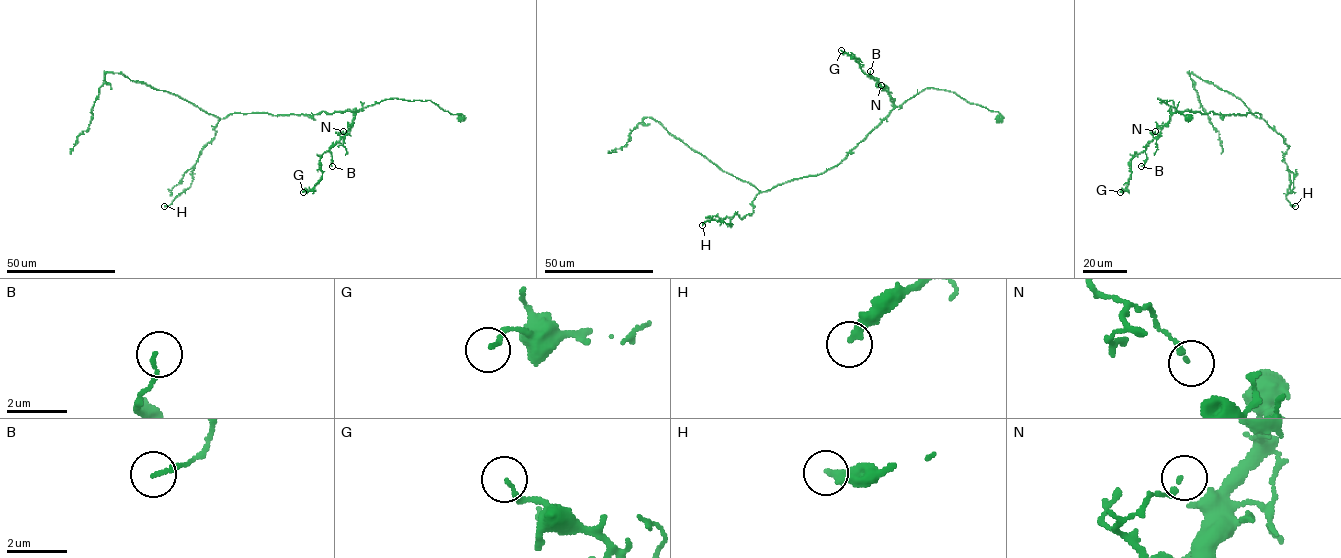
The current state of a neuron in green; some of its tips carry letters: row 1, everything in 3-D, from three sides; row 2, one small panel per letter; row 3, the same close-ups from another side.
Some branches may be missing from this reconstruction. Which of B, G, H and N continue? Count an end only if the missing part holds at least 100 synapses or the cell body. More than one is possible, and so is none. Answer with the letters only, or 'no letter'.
no letter

